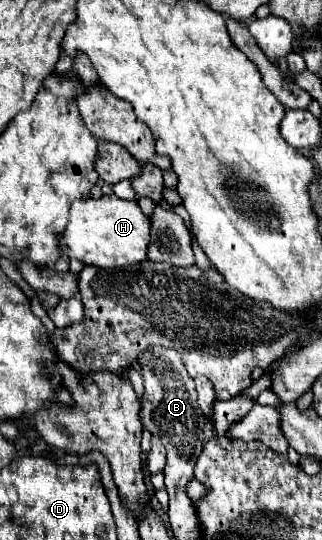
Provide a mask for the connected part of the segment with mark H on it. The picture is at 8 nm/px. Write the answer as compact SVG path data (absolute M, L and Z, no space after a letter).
M115 194L99 200L85 200L71 204L71 218L61 236L61 250L81 264L99 268L123 268L147 260L147 246L151 244L149 216L141 212L137 200L123 200Z

